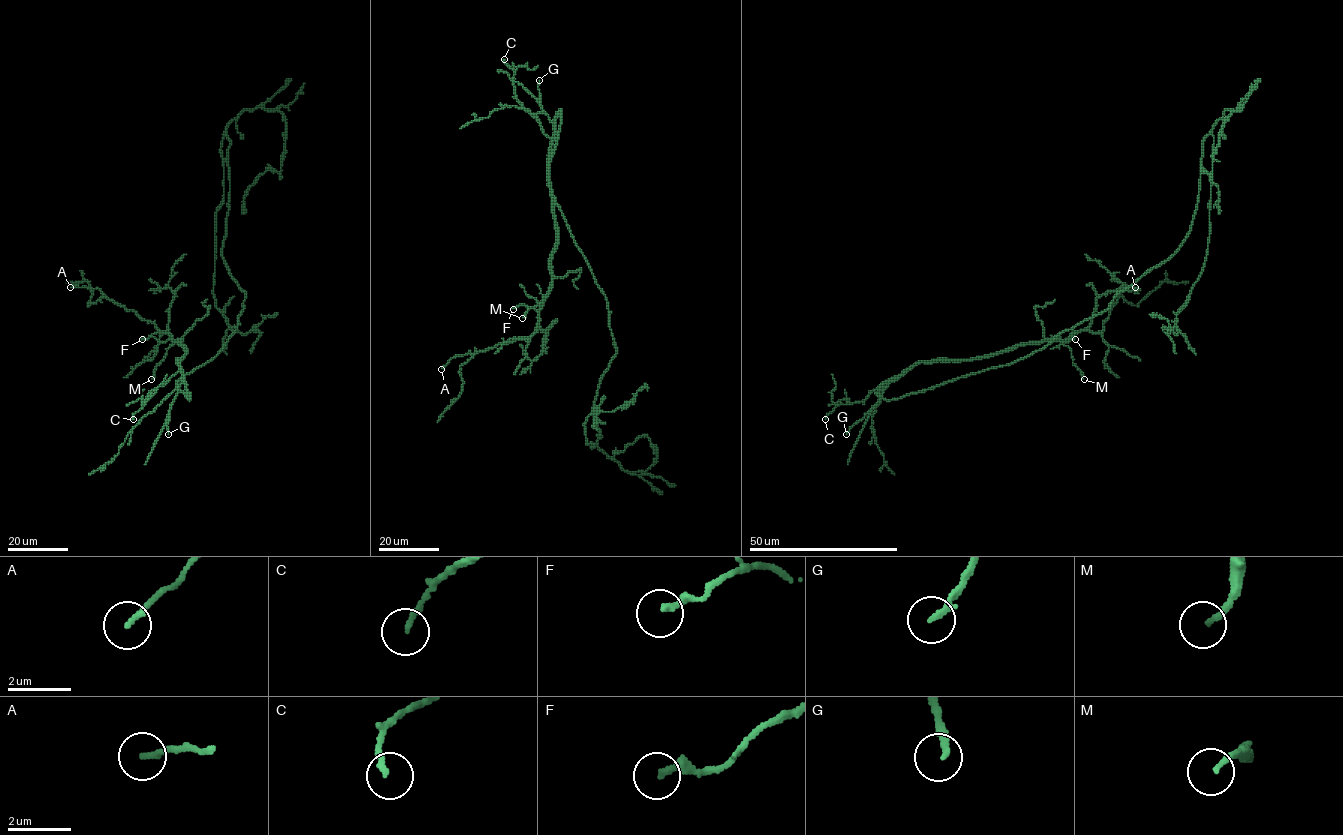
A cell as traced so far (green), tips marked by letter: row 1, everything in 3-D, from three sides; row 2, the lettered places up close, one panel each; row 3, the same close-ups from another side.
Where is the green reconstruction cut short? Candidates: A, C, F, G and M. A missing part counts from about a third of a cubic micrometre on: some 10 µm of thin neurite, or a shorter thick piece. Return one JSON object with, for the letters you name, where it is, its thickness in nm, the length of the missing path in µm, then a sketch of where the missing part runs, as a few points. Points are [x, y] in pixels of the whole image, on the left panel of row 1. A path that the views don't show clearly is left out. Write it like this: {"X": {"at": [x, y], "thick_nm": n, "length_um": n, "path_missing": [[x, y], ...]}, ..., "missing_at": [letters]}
{"G": {"at": [168, 434], "thick_nm": 190, "length_um": 60}, "missing_at": ["G"]}

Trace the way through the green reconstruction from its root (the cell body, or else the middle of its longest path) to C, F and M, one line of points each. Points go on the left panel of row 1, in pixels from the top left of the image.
C: (218, 353), (178, 381), (178, 387), (189, 399), (179, 370), (150, 393), (133, 419)
F: (218, 353), (178, 381), (178, 387), (189, 399), (178, 363), (186, 353), (181, 341), (164, 332), (142, 339)
M: (218, 353), (178, 381), (178, 387), (189, 399), (178, 363), (186, 353), (181, 341), (167, 350), (151, 379)

